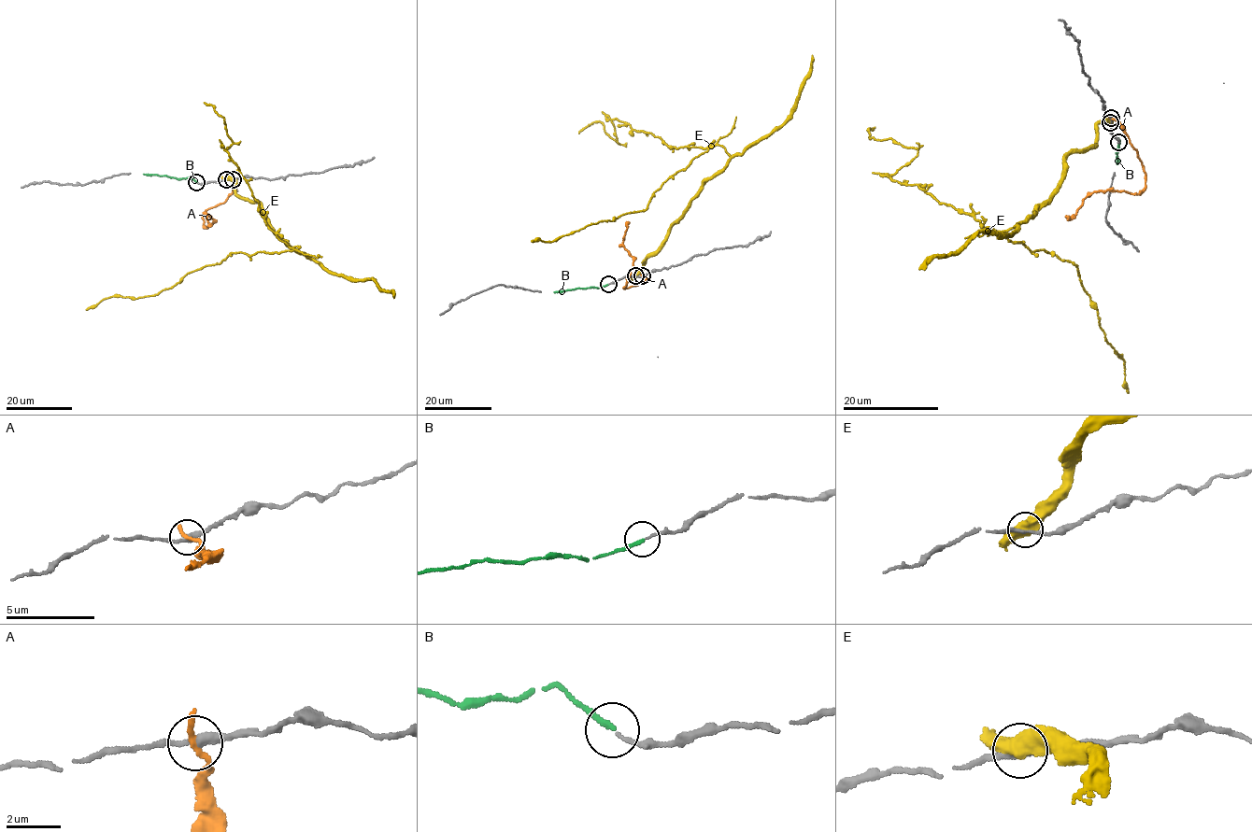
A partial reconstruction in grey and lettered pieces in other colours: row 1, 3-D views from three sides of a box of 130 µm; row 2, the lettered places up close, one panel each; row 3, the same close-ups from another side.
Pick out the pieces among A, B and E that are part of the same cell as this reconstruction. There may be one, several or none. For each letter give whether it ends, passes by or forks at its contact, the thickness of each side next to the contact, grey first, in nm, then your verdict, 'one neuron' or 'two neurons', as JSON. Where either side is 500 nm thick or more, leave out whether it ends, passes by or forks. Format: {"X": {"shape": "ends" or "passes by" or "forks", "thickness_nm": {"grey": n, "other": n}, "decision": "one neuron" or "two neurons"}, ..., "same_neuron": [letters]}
{"A": {"shape": "passes by", "thickness_nm": {"grey": 280, "other": 190}, "decision": "two neurons"}, "B": {"shape": "ends", "thickness_nm": {"grey": 130, "other": 180}, "decision": "one neuron"}, "E": {"thickness_nm": {"grey": 160, "other": 550}, "decision": "two neurons"}, "same_neuron": ["B"]}

